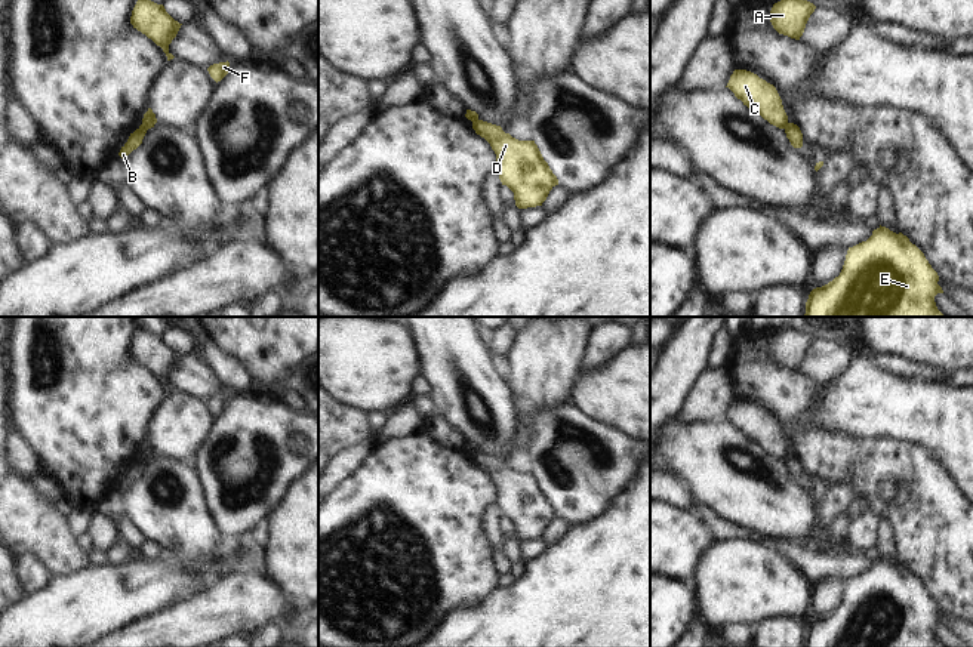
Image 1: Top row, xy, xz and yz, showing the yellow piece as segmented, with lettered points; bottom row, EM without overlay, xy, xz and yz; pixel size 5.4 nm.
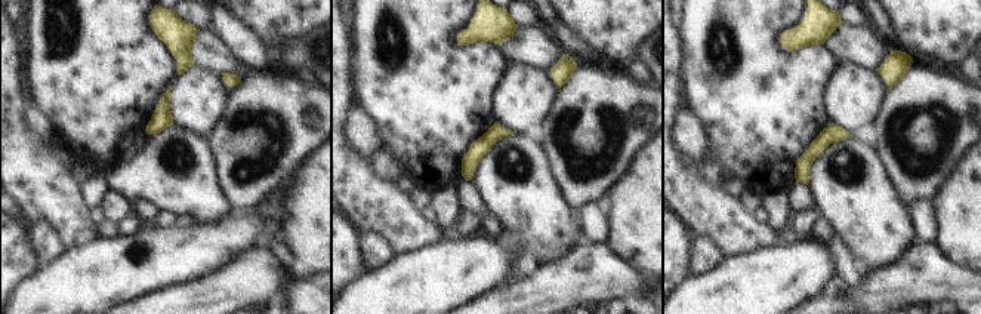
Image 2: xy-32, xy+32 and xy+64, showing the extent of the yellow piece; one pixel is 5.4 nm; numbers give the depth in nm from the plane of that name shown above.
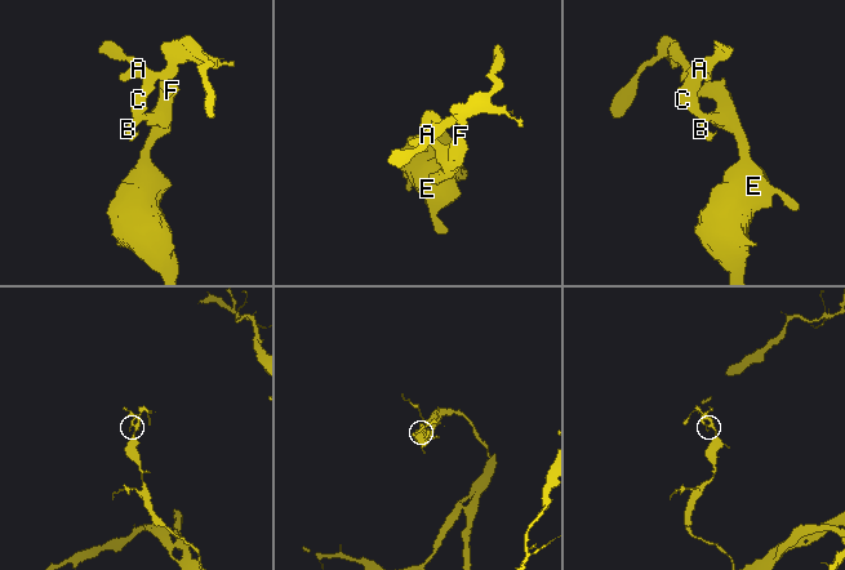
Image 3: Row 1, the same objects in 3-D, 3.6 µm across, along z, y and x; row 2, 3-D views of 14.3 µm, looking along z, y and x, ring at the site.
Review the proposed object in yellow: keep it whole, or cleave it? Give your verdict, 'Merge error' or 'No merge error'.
Merge error

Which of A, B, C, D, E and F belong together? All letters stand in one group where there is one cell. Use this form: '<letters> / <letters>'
A C / B D E F

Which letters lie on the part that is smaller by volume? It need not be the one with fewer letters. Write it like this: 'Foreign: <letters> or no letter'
Foreign: A, C

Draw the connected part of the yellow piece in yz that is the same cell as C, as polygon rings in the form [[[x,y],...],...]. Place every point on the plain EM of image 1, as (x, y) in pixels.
[[[735,401],[727,418],[749,441],[770,456],[785,460],[788,447],[776,419],[746,401]]]

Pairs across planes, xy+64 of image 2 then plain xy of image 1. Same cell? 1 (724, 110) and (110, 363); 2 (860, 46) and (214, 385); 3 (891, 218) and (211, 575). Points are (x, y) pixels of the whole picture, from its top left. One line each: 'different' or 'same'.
1: same
2: same
3: different

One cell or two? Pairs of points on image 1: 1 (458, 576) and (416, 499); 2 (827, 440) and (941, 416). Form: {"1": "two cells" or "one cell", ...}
{"1": "one cell", "2": "two cells"}

